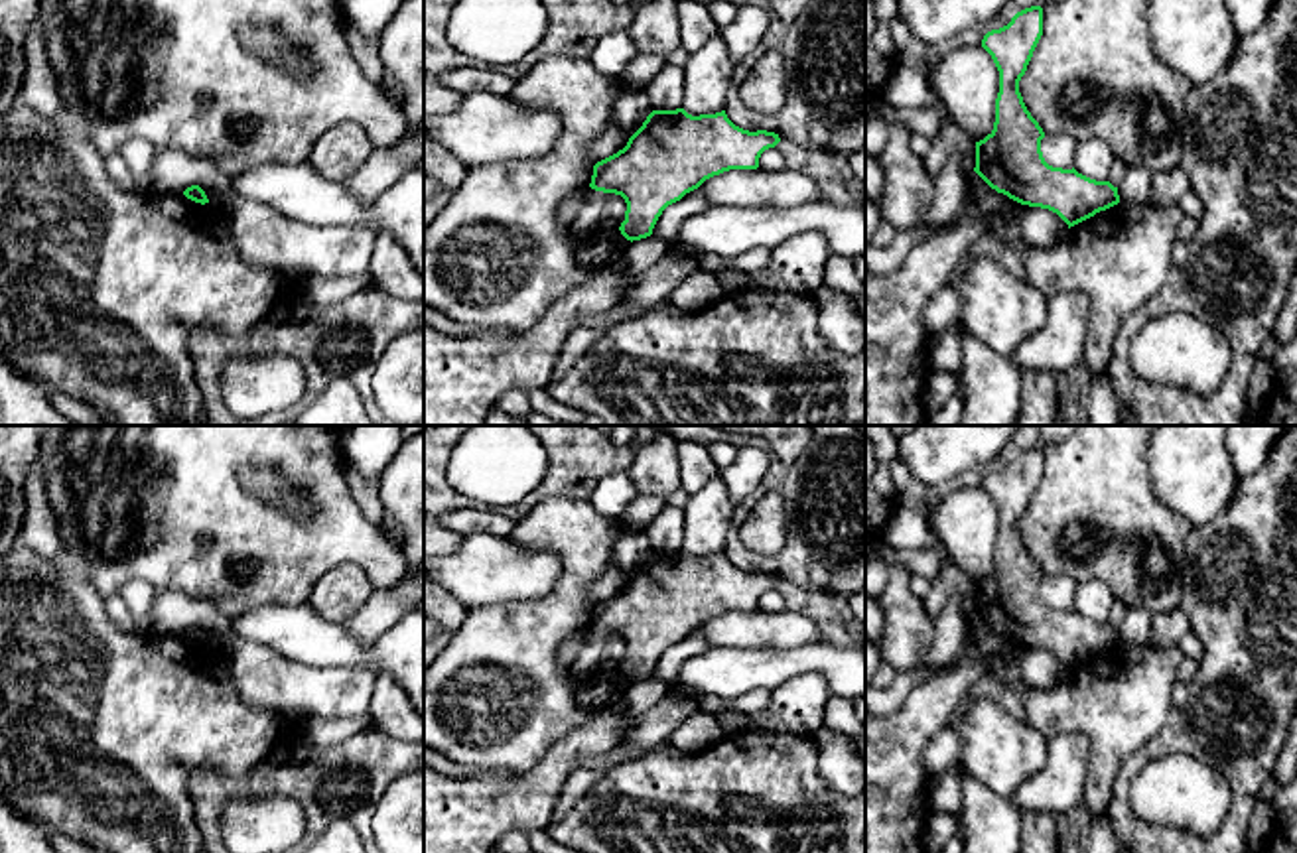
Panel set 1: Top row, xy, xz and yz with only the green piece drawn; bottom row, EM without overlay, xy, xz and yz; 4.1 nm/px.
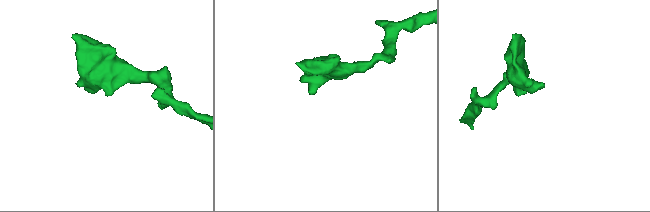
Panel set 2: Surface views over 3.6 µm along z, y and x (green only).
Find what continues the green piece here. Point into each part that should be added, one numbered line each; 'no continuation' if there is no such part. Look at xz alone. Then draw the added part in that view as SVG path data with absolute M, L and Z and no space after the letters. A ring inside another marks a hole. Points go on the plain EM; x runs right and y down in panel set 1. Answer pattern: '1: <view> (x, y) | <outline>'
no continuation

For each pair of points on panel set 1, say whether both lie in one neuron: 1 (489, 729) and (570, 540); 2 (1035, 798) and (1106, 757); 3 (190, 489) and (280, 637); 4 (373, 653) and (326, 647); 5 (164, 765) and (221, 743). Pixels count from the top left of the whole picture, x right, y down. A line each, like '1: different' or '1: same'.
1: same
2: different
3: different
4: same
5: same

